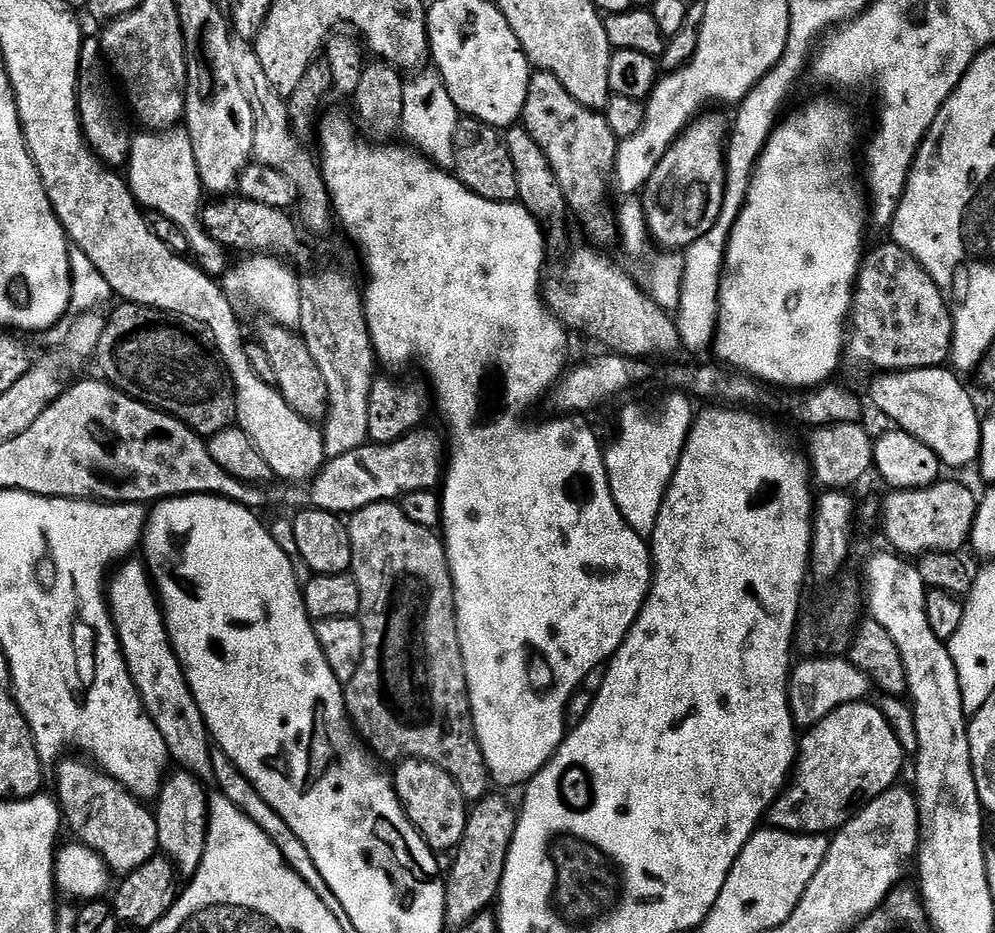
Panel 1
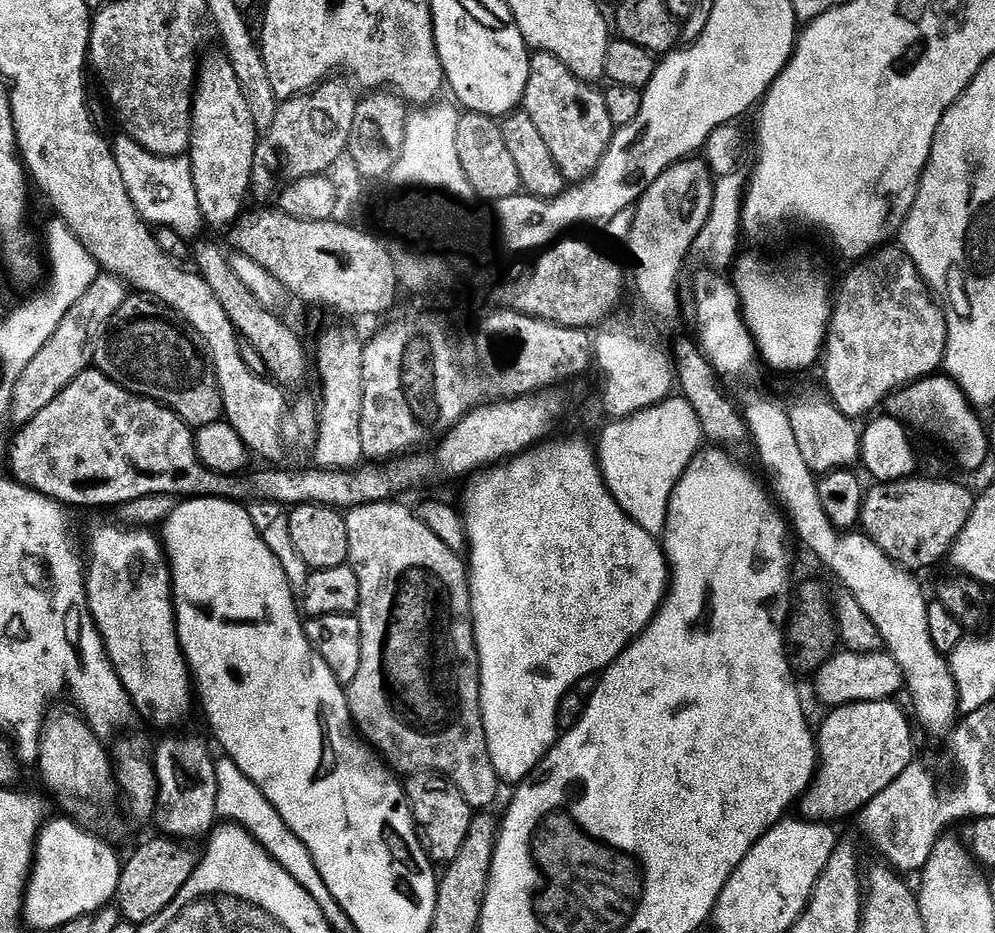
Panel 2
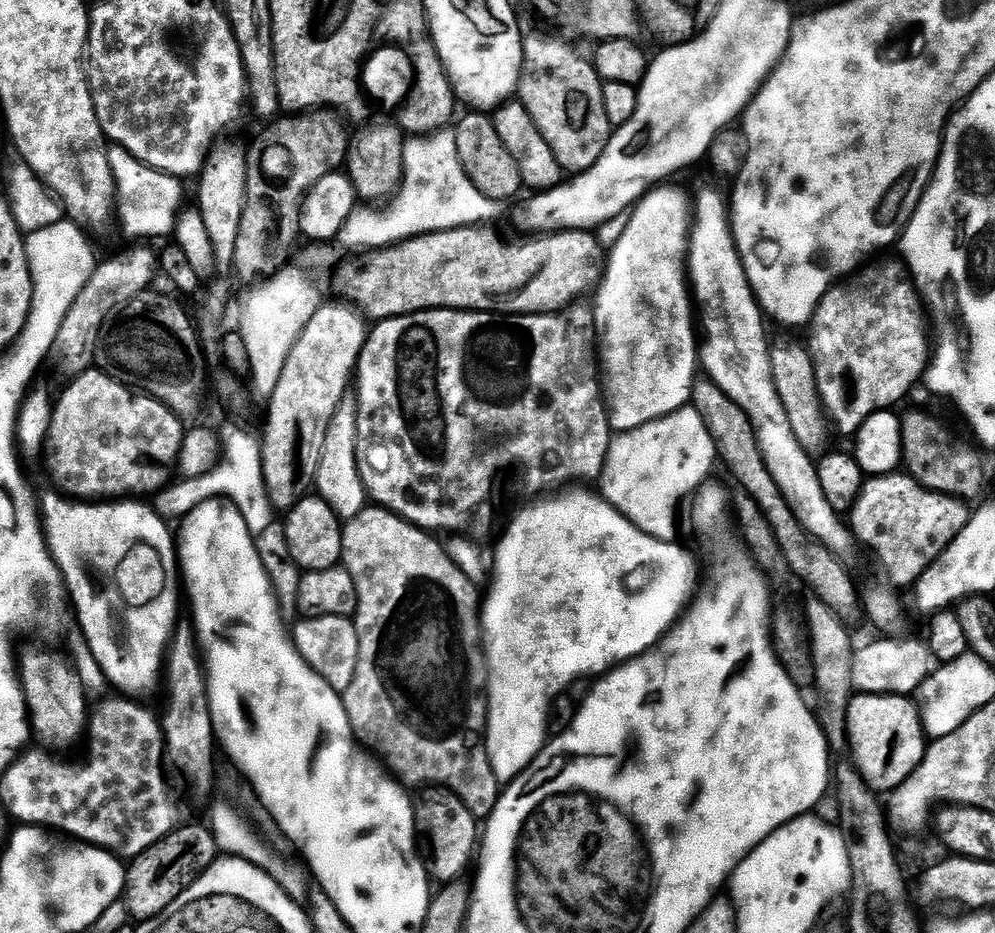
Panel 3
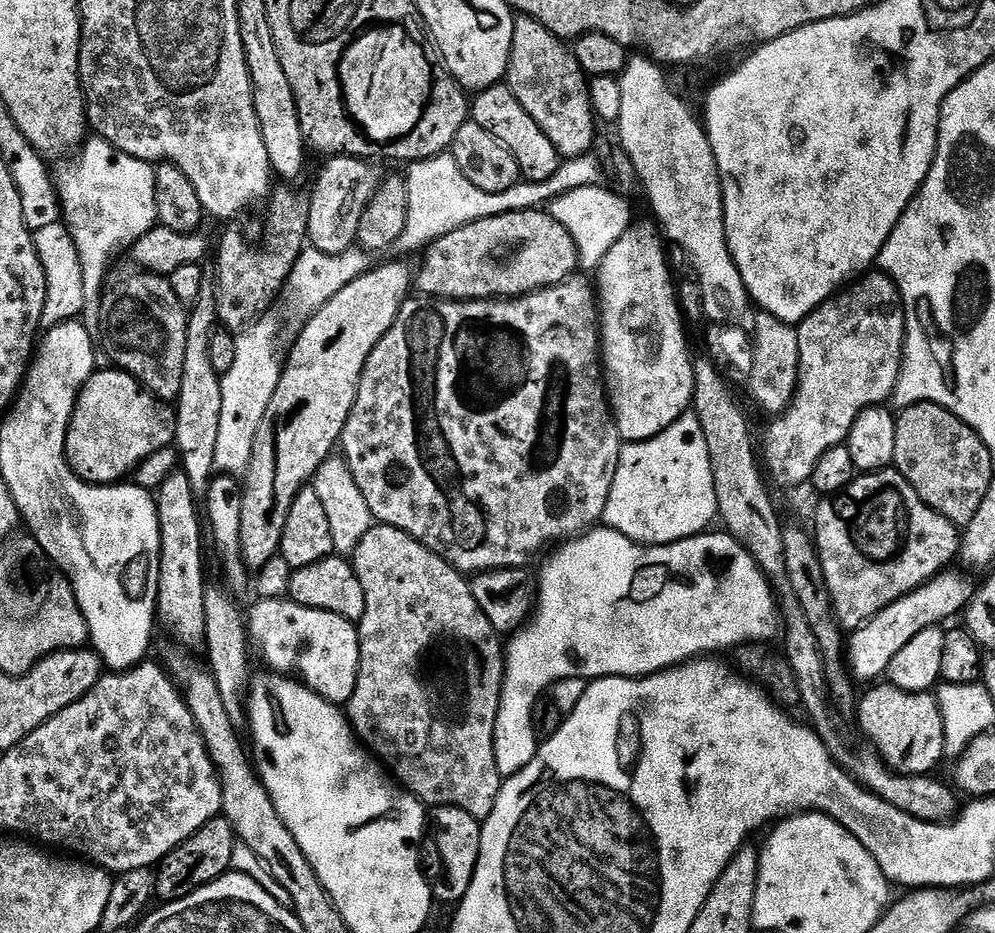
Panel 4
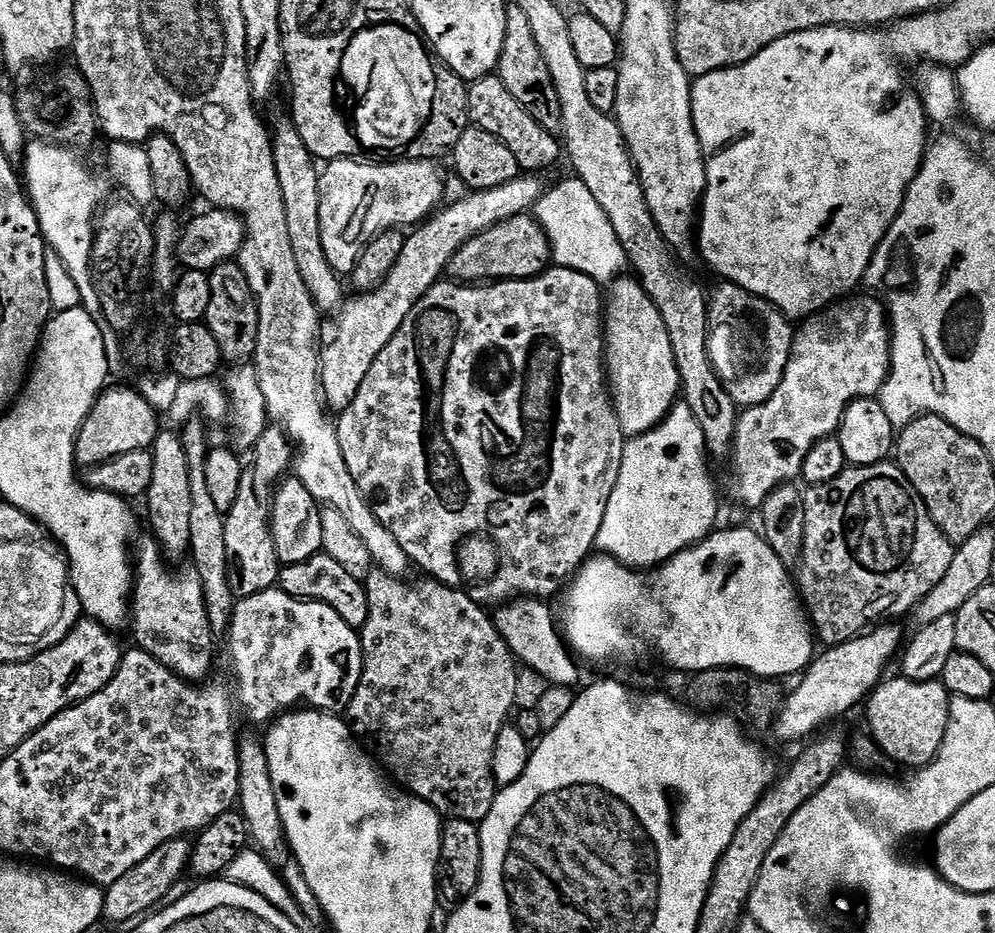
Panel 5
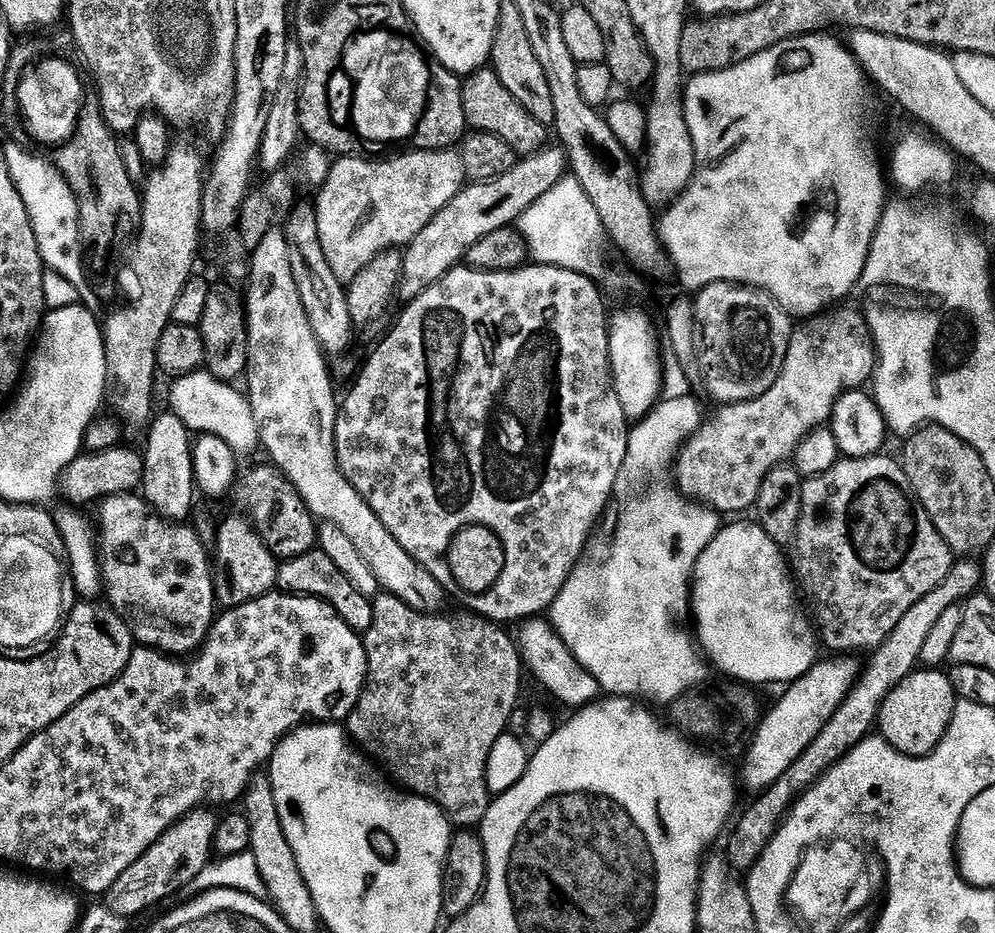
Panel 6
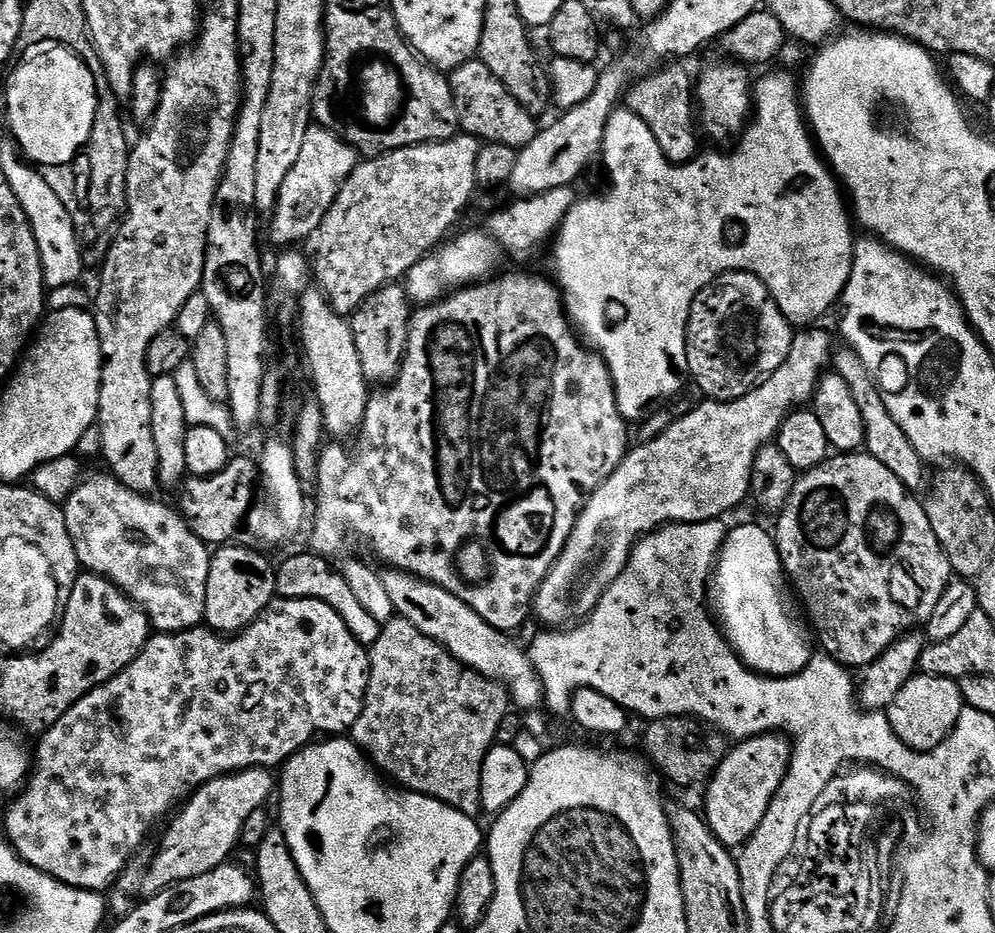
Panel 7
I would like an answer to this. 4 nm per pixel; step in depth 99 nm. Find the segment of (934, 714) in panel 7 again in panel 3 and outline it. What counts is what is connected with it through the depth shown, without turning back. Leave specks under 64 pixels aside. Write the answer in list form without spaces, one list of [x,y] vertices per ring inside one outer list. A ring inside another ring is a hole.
[[[853,695],[848,707],[850,754],[864,780],[877,794],[901,787],[924,758],[926,725],[915,699],[896,695]]]

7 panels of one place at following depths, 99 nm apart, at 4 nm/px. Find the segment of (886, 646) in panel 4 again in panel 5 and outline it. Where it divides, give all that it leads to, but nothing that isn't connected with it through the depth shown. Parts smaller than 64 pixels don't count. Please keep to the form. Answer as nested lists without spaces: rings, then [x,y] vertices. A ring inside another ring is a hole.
[[[884,622],[867,634],[853,635],[844,644],[825,647],[824,653],[821,656],[819,653],[799,677],[800,685],[793,692],[787,693],[784,708],[774,725],[774,735],[780,740],[807,741],[820,732],[818,730],[823,724],[846,715],[859,704],[861,707],[877,684],[885,679],[884,671],[888,663],[894,658],[896,660],[901,651],[900,628],[896,624],[899,623]]]

